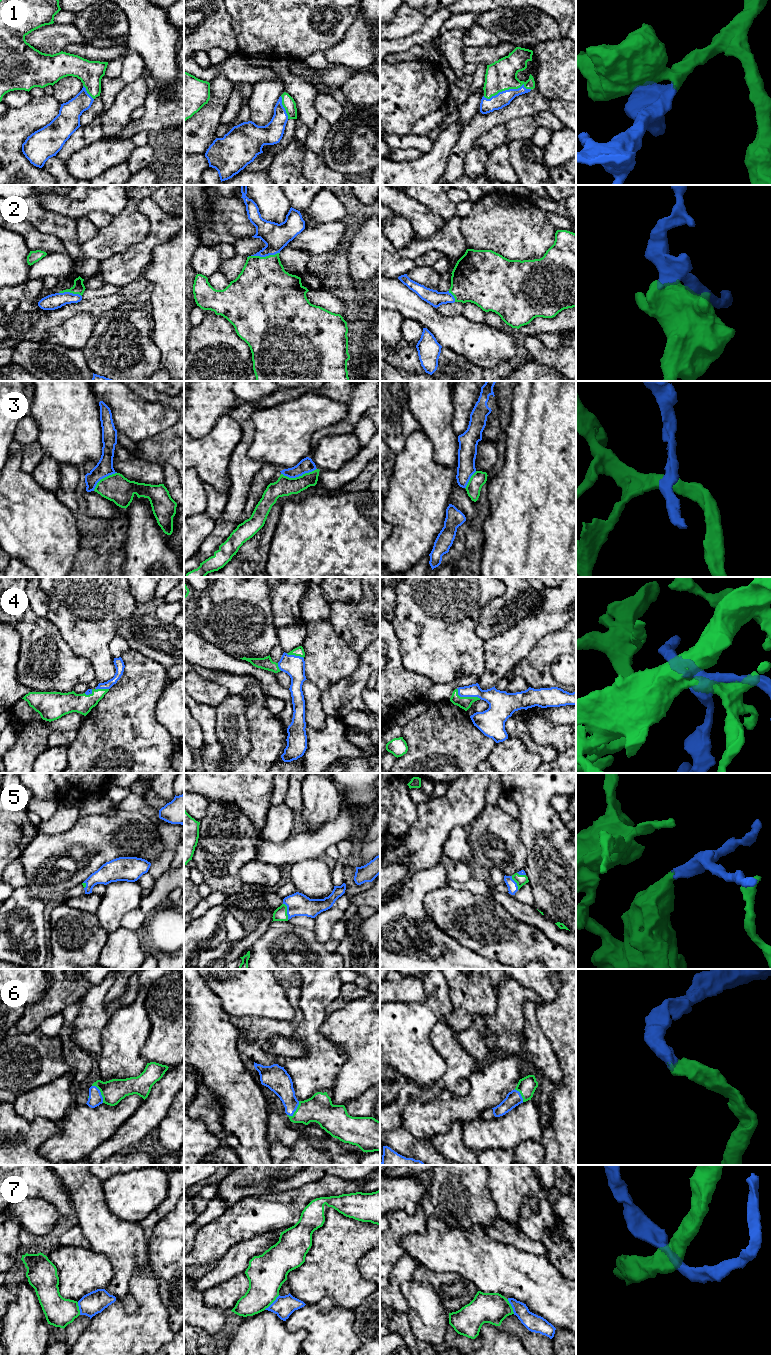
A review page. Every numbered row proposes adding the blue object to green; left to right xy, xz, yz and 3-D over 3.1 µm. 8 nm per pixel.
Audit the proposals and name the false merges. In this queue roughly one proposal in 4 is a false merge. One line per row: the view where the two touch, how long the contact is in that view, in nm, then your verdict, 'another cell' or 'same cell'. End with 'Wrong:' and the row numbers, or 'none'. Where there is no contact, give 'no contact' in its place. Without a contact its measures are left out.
1: yz | 400 nm | same cell
2: xz | 240 nm | same cell
3: xz | 300 nm | another cell
4: yz | 200 nm | same cell
5: xz | 140 nm | same cell
6: xy | 170 nm | same cell
7: xz | 170 nm | another cell
Wrong: 3, 7

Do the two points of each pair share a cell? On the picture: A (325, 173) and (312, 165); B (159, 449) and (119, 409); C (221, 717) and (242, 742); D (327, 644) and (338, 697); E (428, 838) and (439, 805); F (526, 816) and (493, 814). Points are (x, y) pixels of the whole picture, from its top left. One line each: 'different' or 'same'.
A: same
B: different
C: same
D: different
E: same
F: different

